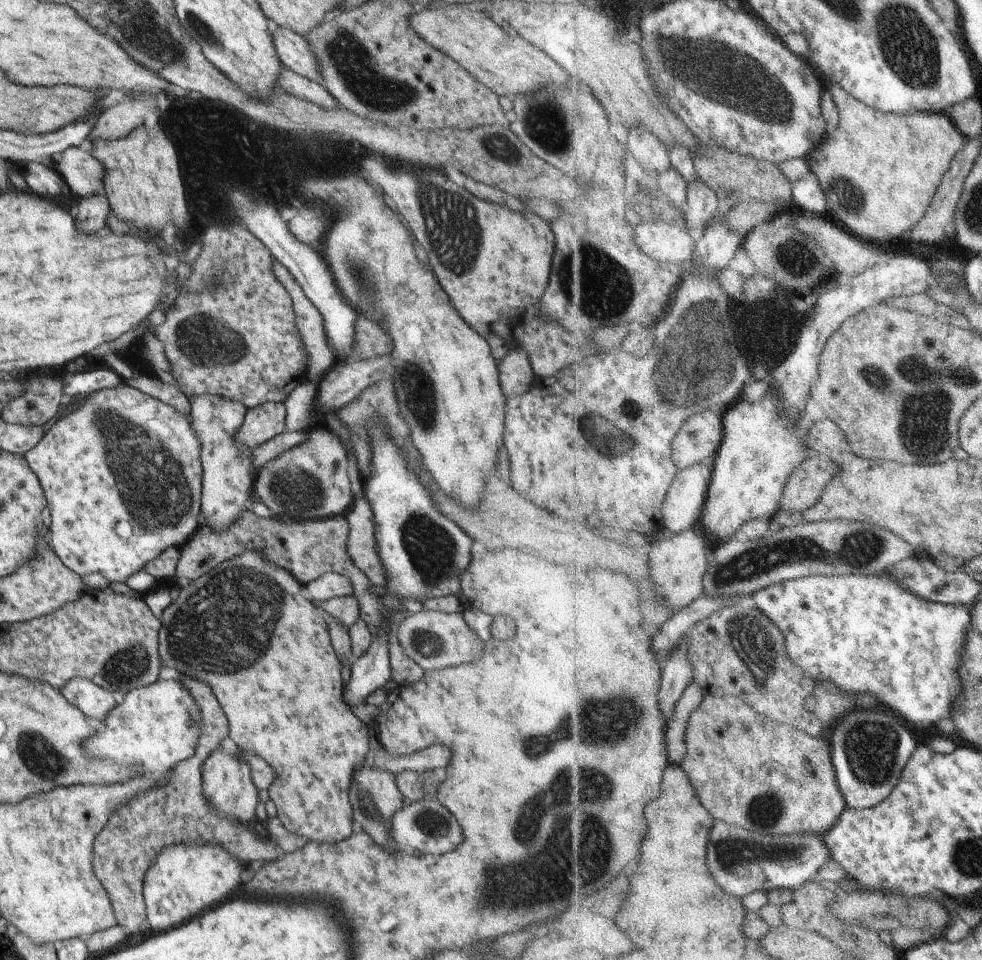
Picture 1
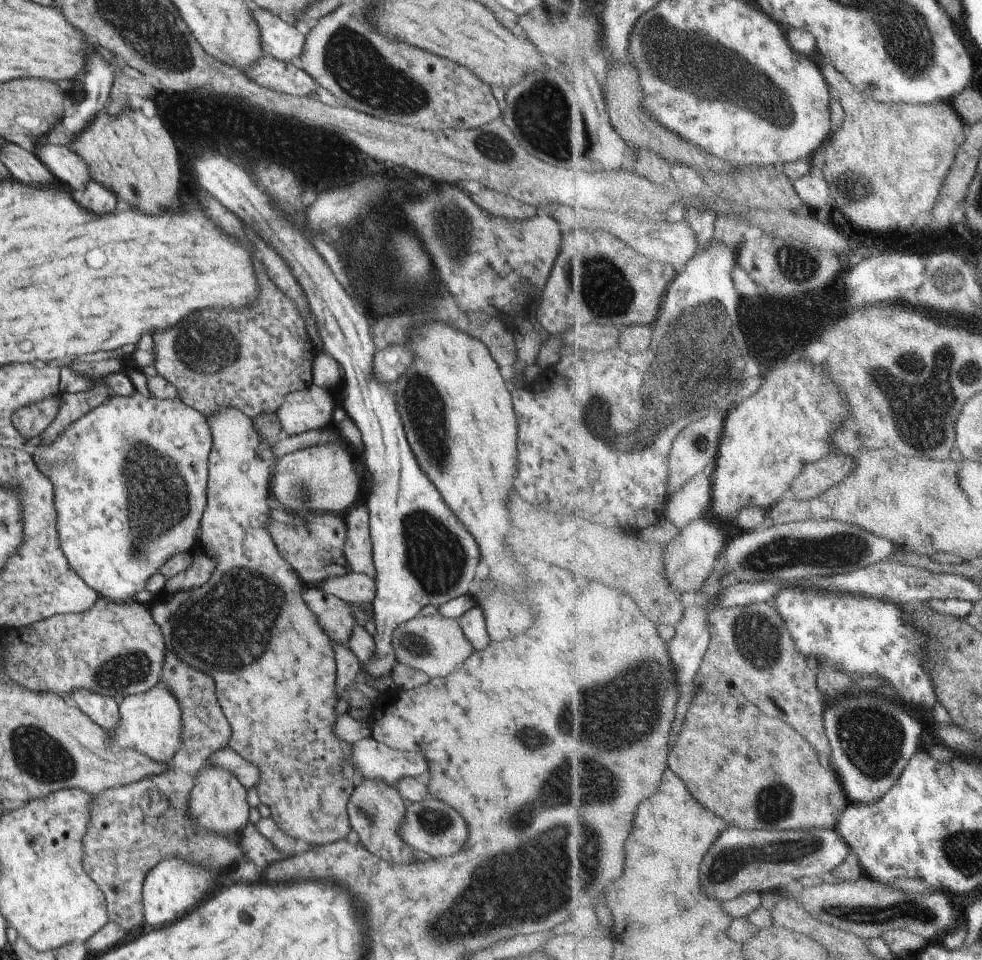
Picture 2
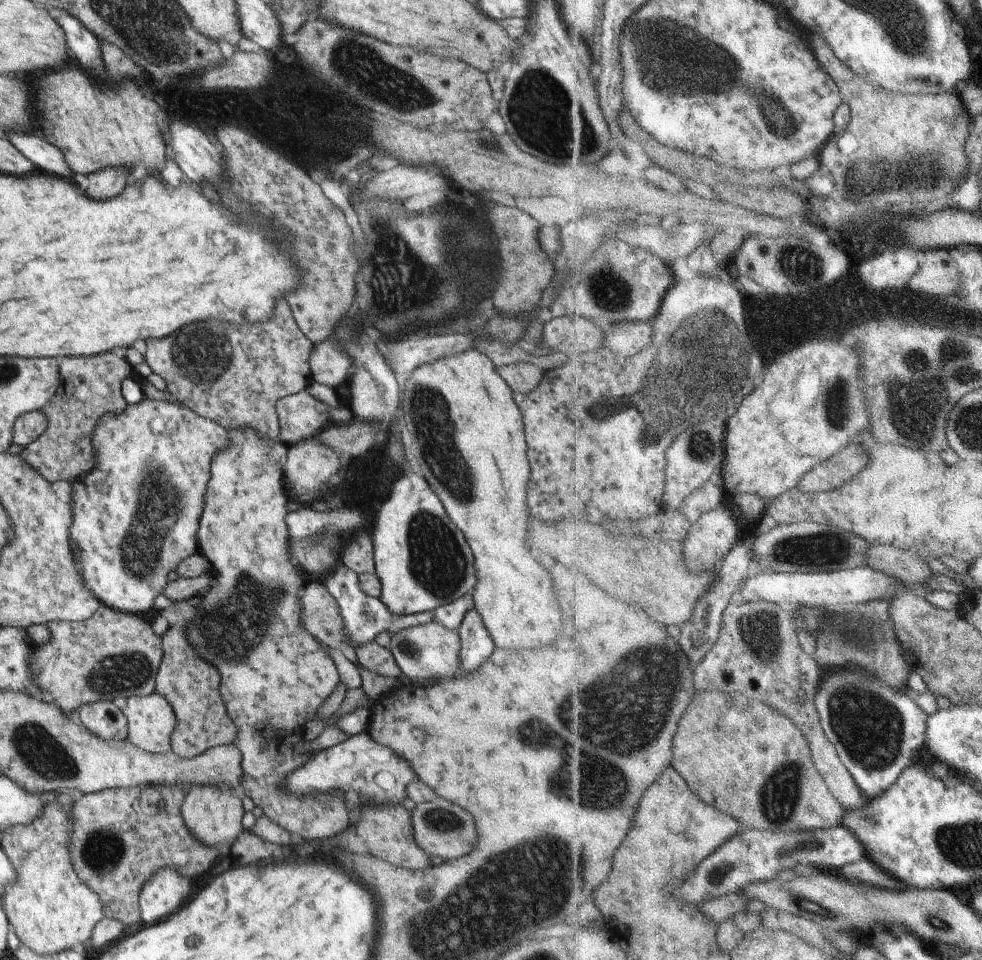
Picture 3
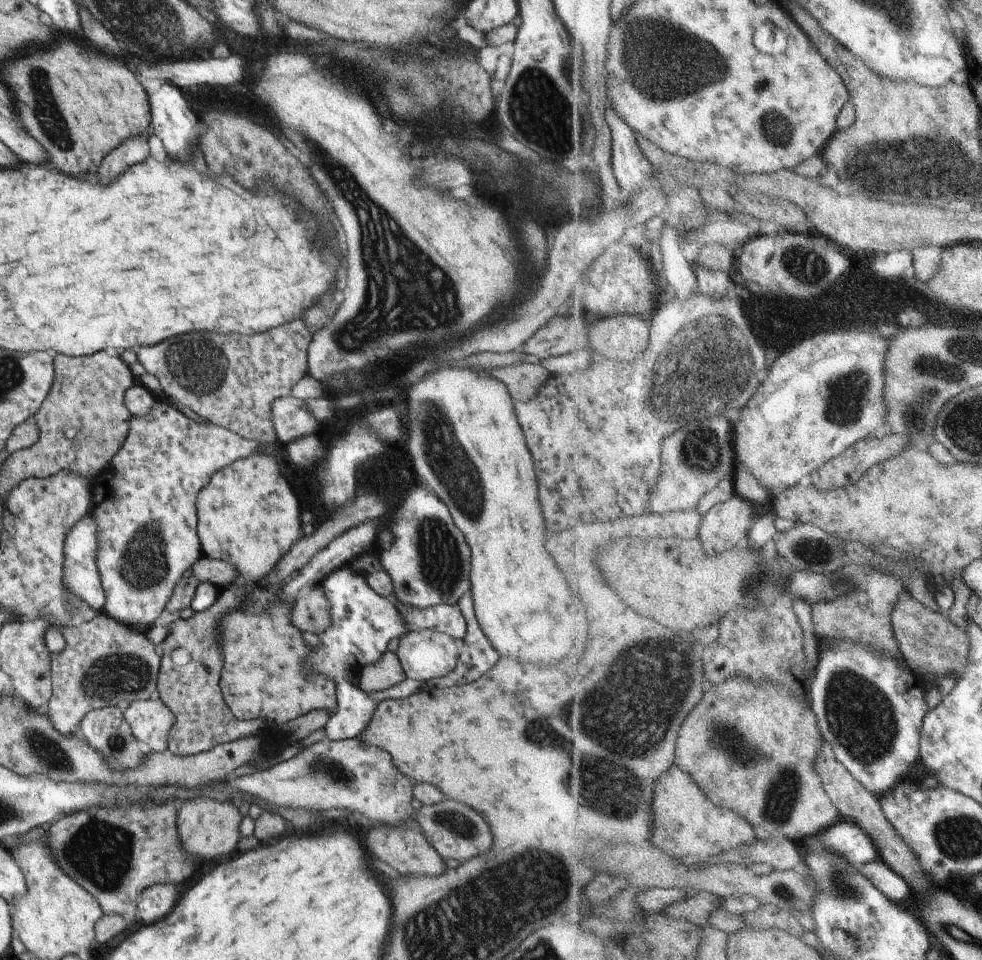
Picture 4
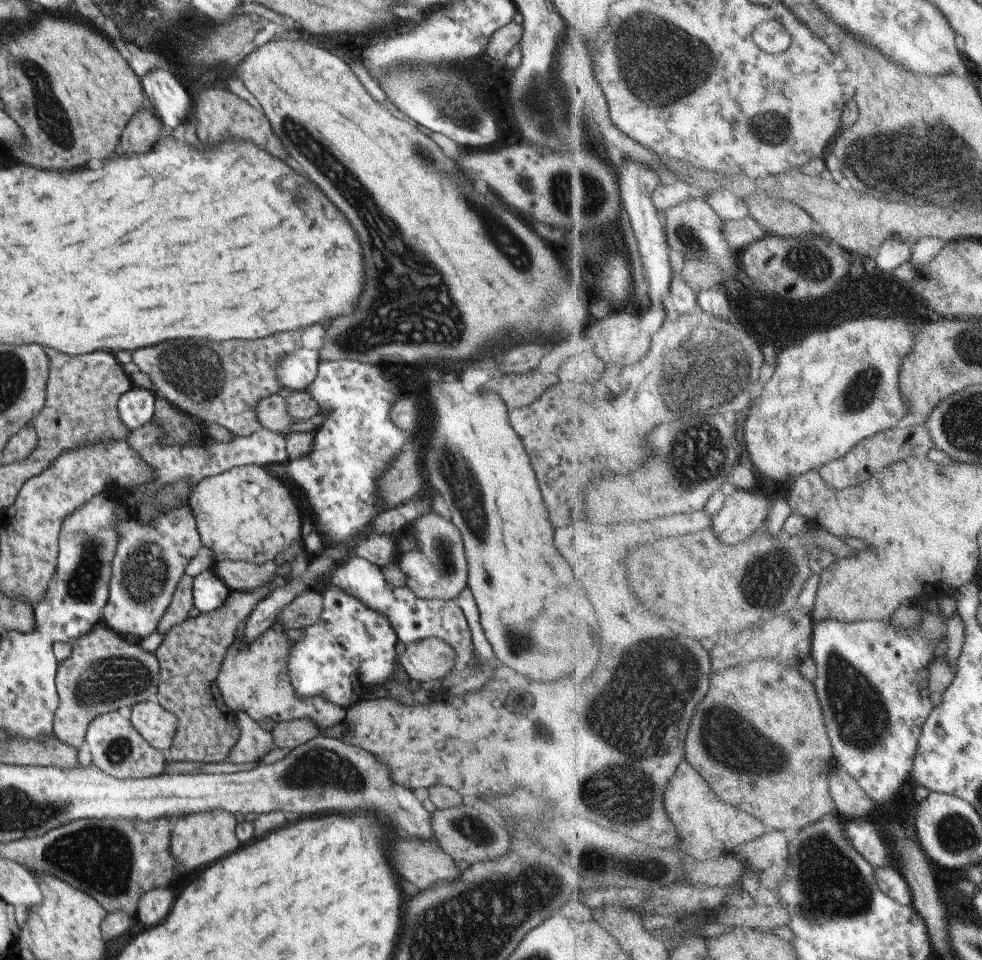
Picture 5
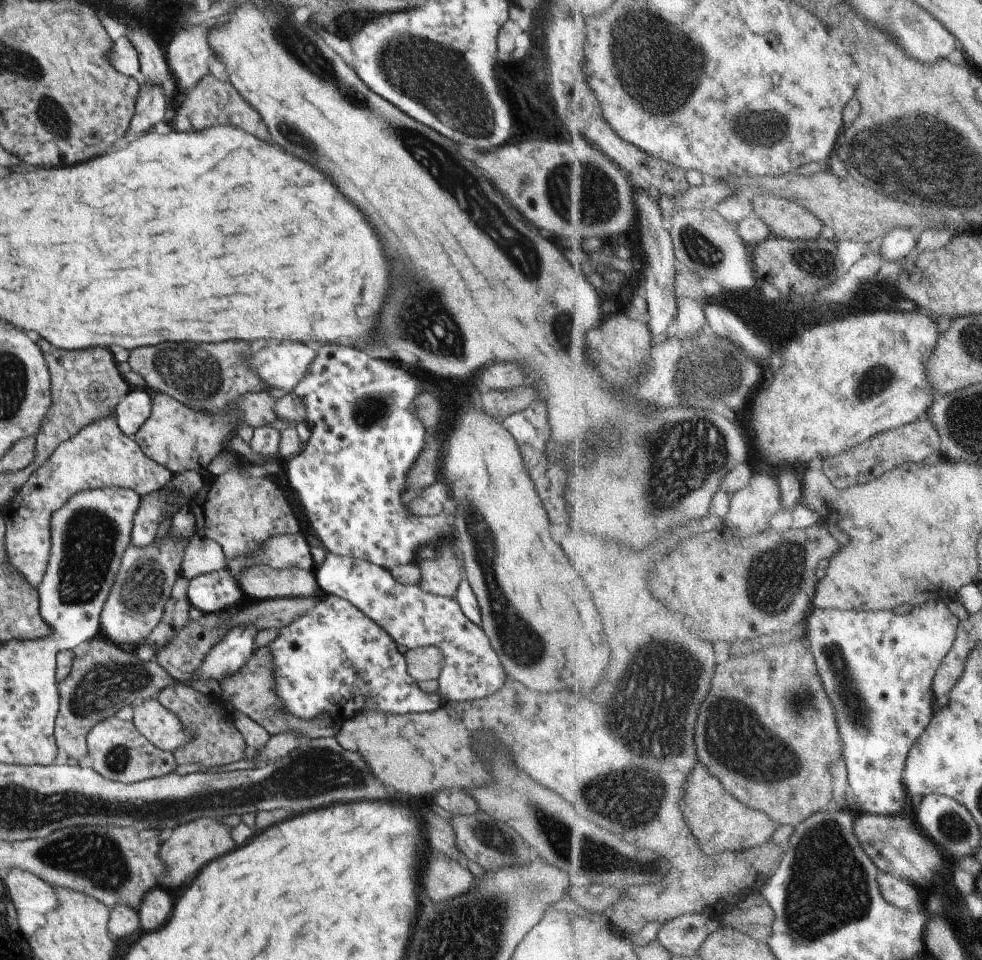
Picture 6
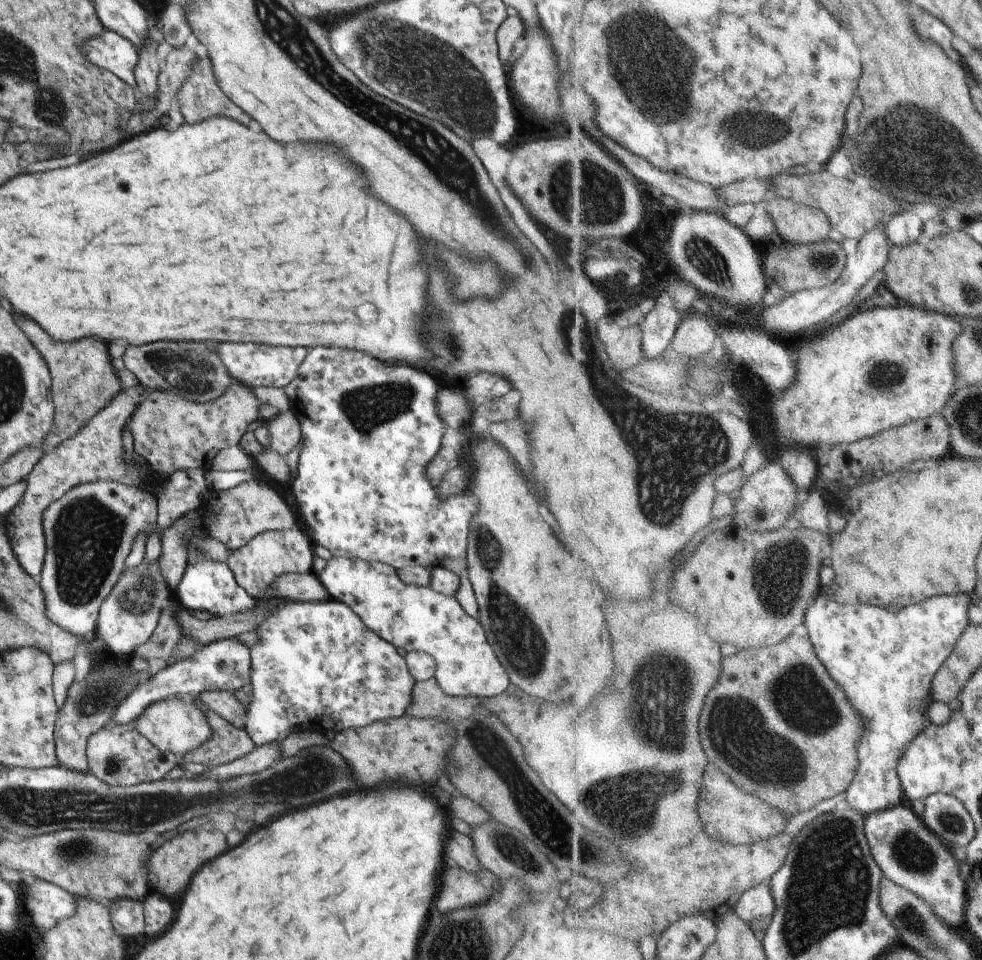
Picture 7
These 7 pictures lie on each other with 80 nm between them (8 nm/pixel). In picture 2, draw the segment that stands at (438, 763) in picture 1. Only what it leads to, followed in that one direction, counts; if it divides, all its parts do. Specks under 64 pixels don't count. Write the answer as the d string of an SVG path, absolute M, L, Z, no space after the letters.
M371 737L354 742L350 756L350 763L354 764L360 779L383 779L393 786L401 777L423 774L427 762L419 751L396 751Z

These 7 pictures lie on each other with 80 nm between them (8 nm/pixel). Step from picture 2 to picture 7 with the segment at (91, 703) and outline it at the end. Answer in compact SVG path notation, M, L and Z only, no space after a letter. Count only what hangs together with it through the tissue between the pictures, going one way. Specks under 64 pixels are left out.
M109 722L90 734L86 740L88 771L108 785L128 787L139 783L163 779L179 764L178 756L155 748L132 724Z

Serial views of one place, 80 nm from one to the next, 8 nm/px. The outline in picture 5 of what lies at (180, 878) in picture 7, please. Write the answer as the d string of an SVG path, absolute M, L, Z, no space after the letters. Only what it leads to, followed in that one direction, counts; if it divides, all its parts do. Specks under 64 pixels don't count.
M211 809L198 813L187 813L171 820L169 852L177 864L177 875L185 874L193 868L205 866L237 848L235 837L235 815L223 809Z

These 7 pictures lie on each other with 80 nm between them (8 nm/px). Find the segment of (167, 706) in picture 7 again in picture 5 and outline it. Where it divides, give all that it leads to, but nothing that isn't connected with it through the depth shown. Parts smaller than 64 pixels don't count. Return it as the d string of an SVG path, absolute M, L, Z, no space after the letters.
M155 699L135 703L130 707L128 721L143 740L155 750L166 753L171 746L176 716L165 710Z

